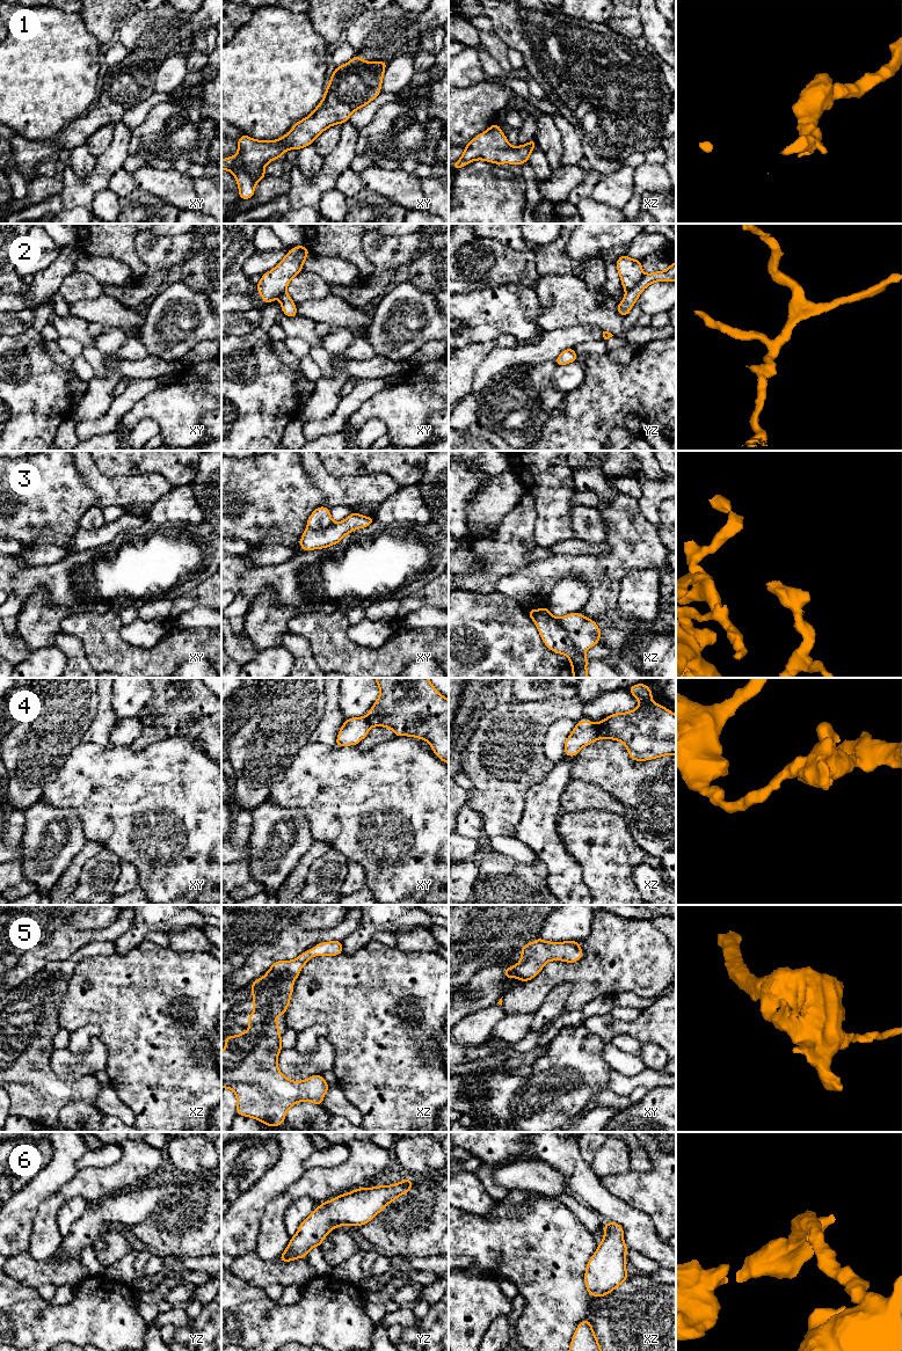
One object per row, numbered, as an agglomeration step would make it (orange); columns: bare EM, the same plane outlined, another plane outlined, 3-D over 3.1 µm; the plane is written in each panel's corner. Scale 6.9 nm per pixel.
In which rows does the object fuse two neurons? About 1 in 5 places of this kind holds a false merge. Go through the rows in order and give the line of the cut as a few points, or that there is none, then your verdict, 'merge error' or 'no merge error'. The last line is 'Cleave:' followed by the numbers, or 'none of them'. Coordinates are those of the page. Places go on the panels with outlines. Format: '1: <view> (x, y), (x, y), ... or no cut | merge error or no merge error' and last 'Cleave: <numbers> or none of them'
1: no cut | no merge error
2: yz (644, 275), (626, 292) | merge error
3: xz (533, 619), (551, 615), (583, 655) | merge error
4: xz (598, 723), (598, 734), (595, 738) | merge error
5: no cut | no merge error
6: no cut | no merge error
Cleave: 2, 3, 4

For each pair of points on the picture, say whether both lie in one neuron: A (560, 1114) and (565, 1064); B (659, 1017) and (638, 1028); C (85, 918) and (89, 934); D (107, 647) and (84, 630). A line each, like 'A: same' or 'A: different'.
A: same
B: same
C: different
D: same

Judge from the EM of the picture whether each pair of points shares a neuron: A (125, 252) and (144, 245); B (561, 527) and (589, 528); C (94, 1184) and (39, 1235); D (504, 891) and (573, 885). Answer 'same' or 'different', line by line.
A: different
B: different
C: same
D: different

